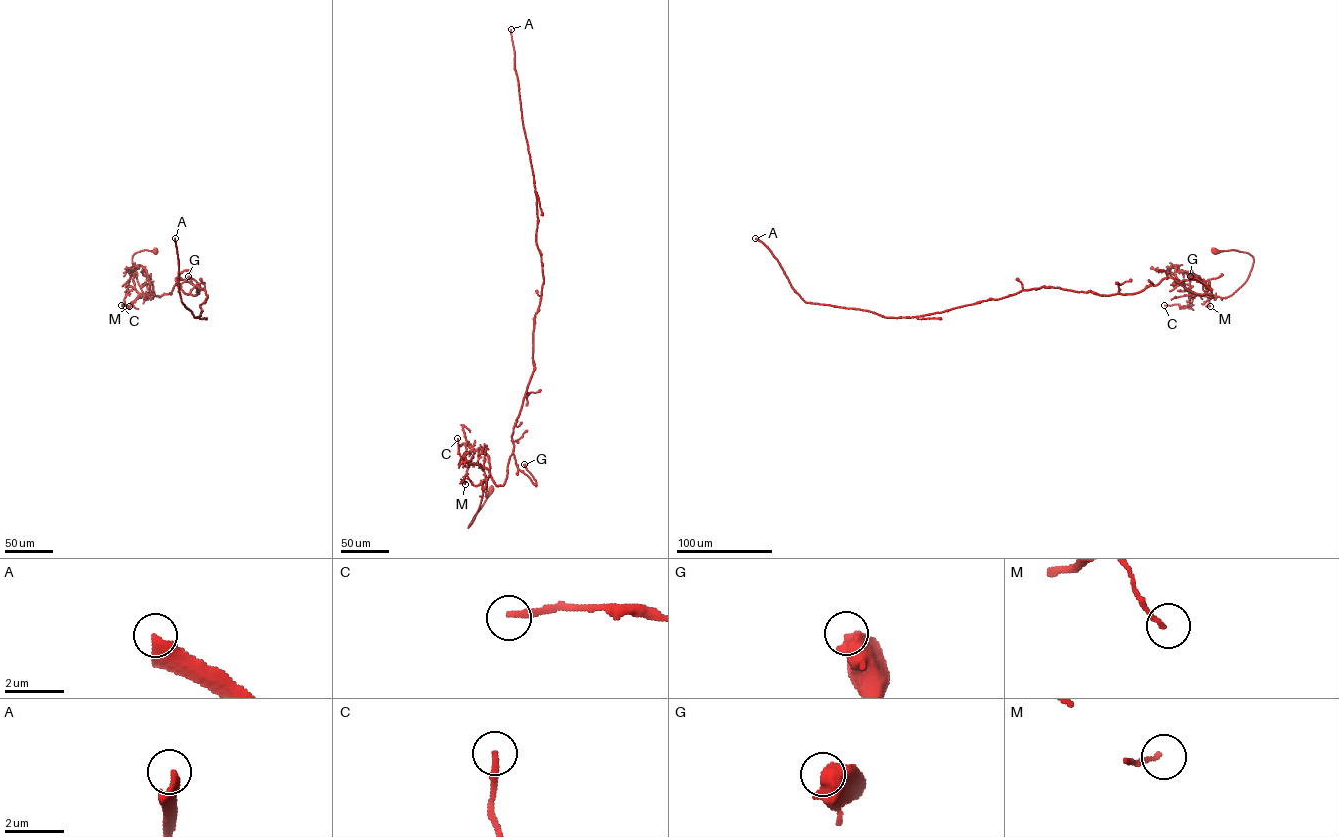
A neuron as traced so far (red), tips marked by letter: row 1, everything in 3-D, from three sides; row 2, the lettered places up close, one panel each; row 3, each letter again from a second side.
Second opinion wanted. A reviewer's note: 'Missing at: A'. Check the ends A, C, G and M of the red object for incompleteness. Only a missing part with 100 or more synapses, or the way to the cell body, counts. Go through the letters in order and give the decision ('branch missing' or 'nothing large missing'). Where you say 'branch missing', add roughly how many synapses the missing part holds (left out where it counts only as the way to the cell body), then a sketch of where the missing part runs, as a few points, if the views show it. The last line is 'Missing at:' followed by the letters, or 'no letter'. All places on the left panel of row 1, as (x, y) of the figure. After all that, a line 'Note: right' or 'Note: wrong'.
A: branch missing | 200 syn | (175, 238), (177, 209), (203, 178), (195, 158), (199, 147), (193, 145)
C: nothing large missing
G: nothing large missing
M: nothing large missing
Missing at: A
Note: right

